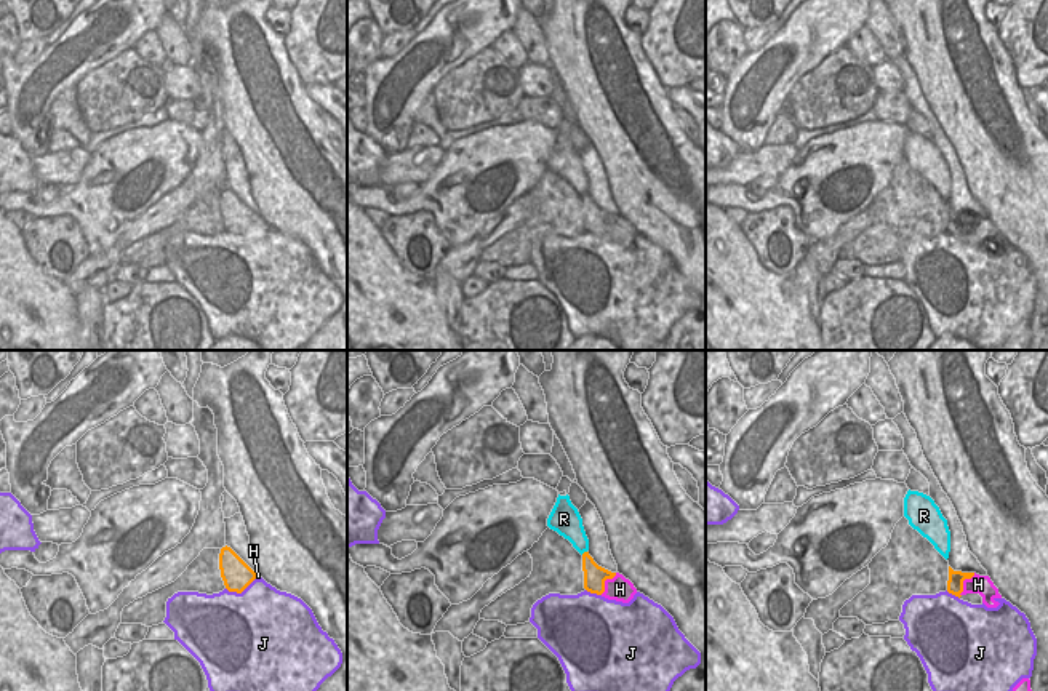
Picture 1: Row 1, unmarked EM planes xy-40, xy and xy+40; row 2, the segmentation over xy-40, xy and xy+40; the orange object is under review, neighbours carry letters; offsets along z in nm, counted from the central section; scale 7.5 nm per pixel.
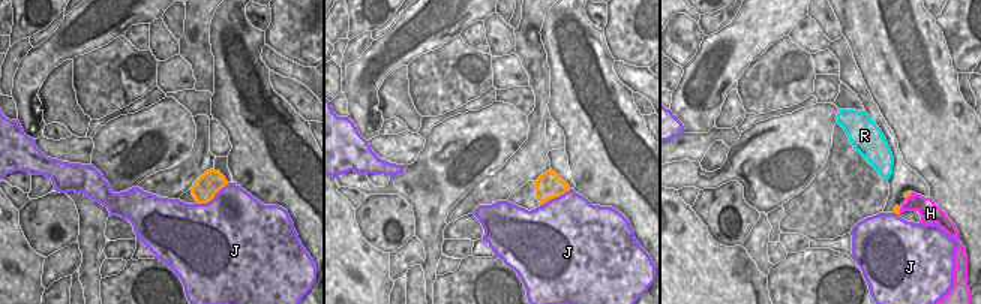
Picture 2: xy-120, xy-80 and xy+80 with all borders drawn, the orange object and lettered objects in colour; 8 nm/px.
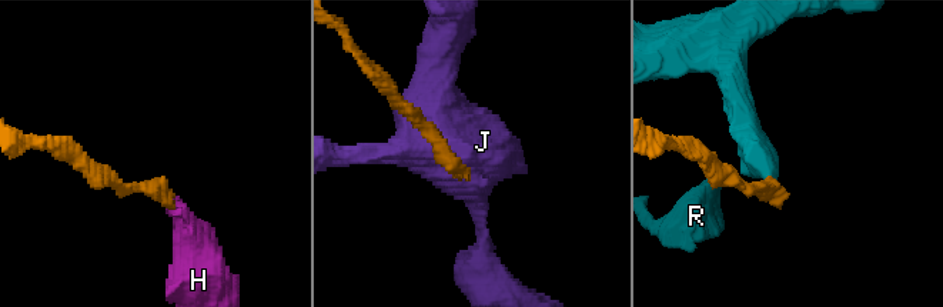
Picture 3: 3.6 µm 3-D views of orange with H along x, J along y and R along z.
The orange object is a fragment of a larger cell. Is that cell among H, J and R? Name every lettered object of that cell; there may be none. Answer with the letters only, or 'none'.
H

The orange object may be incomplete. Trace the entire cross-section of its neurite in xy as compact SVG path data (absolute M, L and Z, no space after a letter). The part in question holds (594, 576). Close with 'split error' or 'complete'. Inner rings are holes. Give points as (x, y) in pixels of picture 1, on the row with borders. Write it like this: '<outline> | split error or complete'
M589 552L582 553L584 589L608 600L629 603L637 589L619 573L611 573L598 566Z | split error

